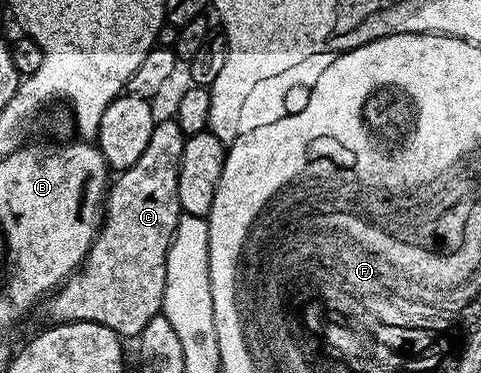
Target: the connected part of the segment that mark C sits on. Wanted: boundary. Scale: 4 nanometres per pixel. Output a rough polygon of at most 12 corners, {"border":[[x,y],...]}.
{"border":[[161,118],[115,176],[49,324],[139,337],[161,314],[185,138]]}

